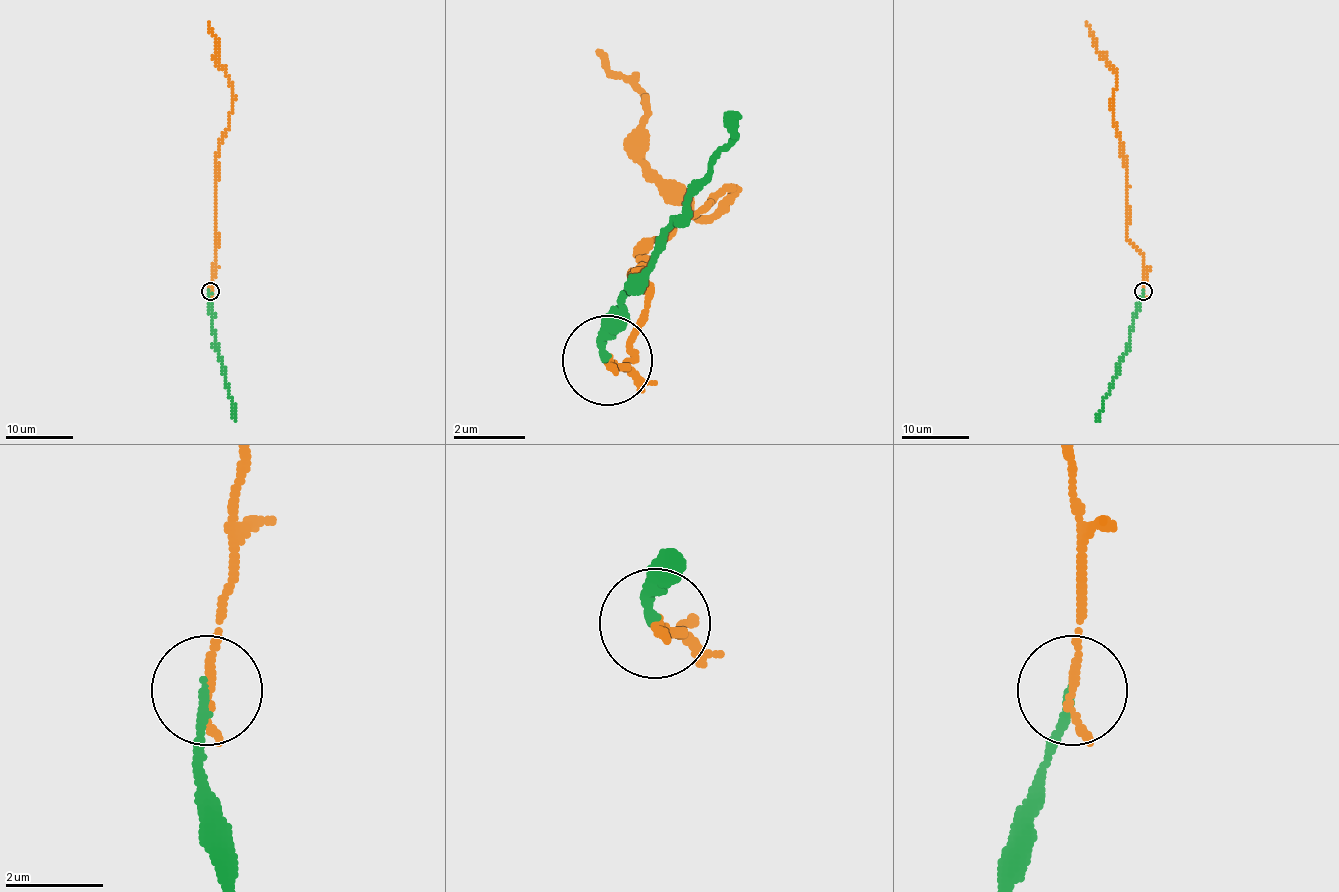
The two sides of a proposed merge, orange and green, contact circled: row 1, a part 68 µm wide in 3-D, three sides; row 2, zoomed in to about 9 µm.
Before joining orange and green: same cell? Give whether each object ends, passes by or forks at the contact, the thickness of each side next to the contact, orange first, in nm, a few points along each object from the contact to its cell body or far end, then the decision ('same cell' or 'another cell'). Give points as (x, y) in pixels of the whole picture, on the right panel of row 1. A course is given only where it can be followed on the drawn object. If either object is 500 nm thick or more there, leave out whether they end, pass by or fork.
orange ends | green ends | 190/200 nm | orange via (1144, 291), (1144, 257), (1127, 237), (1127, 170), (1112, 103), (1117, 78), (1097, 51), (1085, 21) | green via (1144, 291), (1132, 324), (1130, 348), (1117, 366), (1097, 420) | another cell

